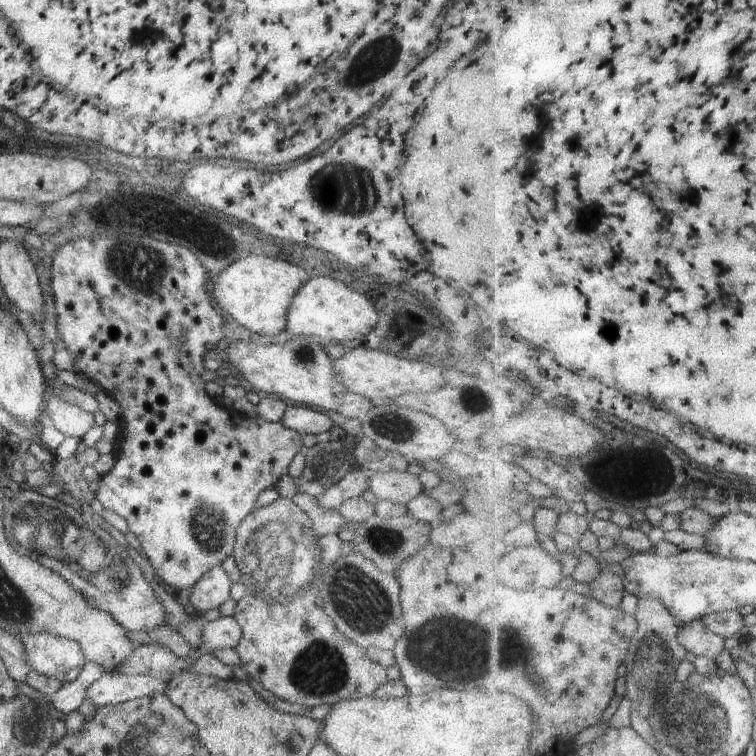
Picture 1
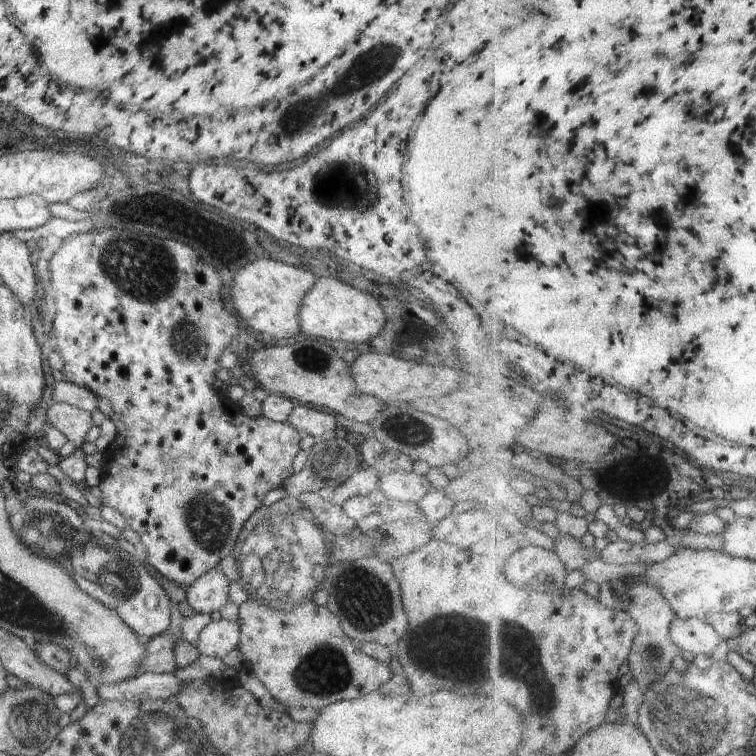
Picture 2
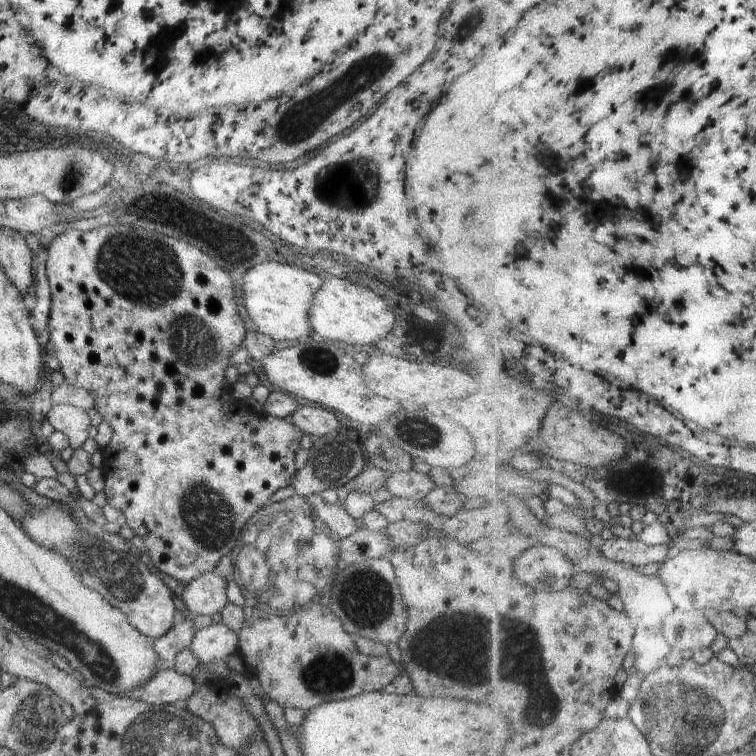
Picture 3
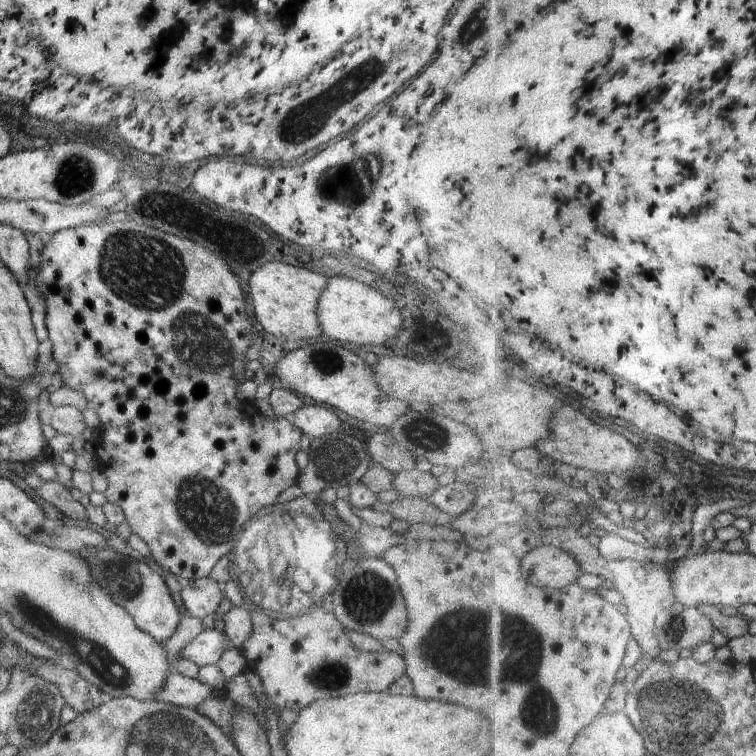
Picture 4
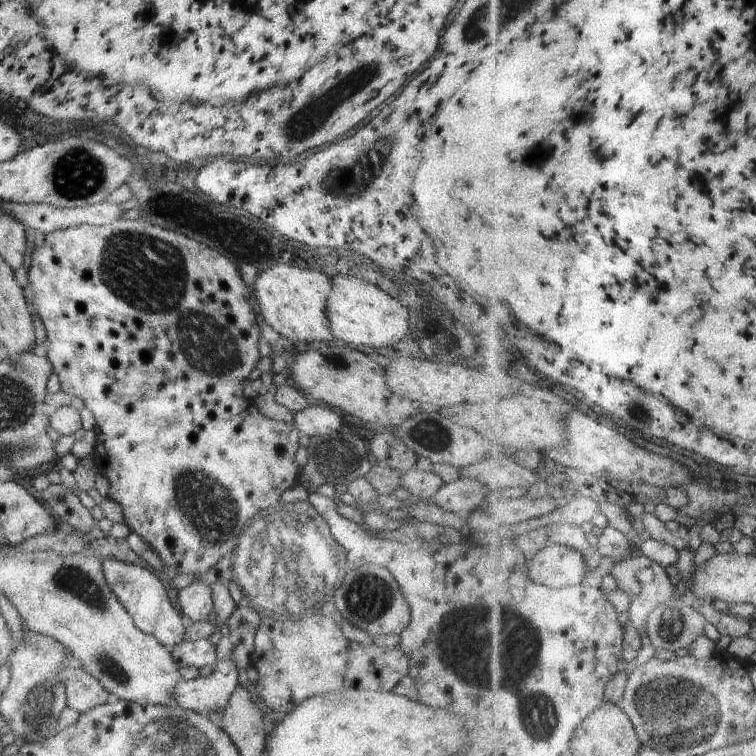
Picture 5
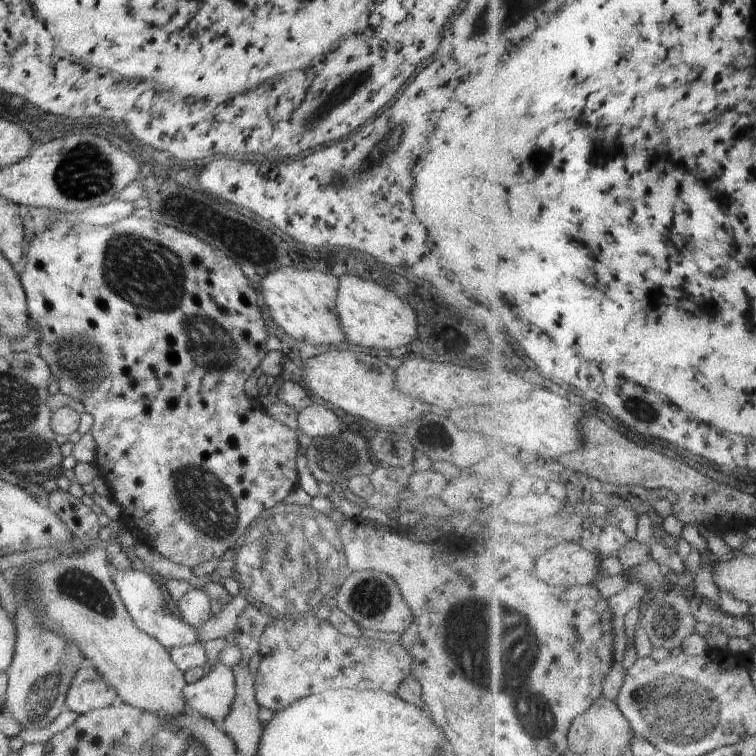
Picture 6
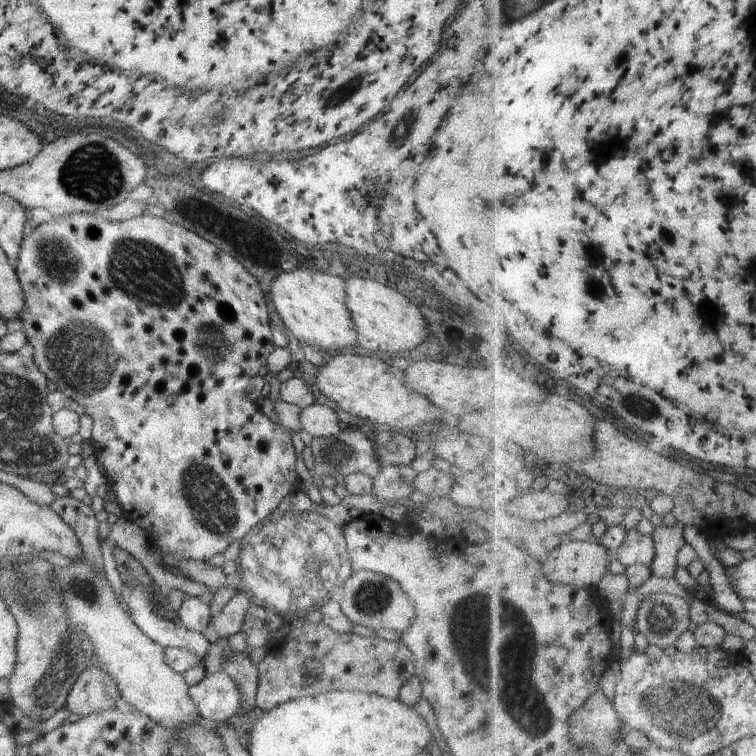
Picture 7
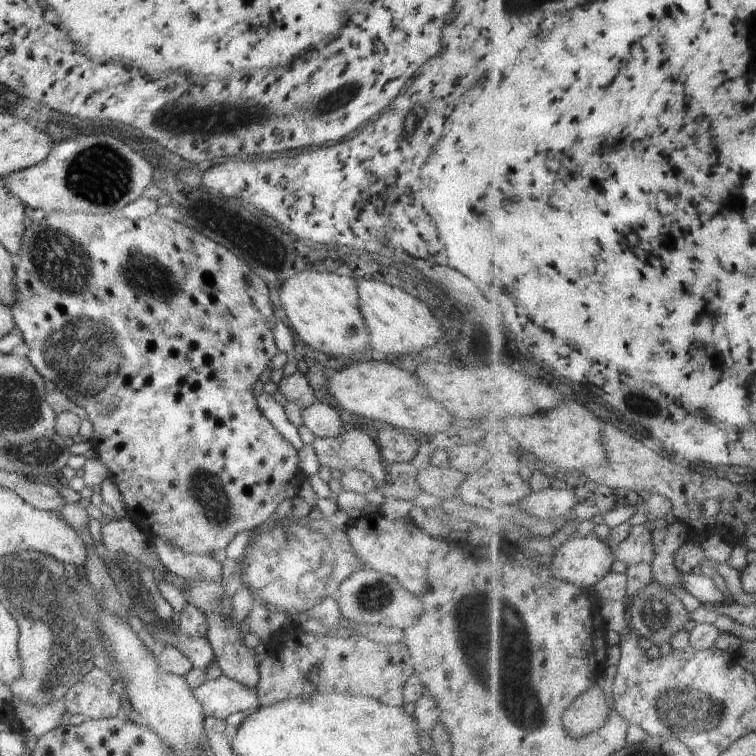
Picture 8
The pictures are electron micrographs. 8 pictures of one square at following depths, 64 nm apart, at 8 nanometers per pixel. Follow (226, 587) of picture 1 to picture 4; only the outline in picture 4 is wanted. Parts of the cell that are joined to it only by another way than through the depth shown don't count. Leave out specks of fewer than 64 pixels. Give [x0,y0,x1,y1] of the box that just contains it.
[182,578,224,620]

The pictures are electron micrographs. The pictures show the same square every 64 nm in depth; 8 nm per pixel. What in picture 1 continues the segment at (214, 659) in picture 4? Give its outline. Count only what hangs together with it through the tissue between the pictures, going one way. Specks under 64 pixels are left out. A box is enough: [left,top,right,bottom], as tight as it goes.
[202,617,242,650]

